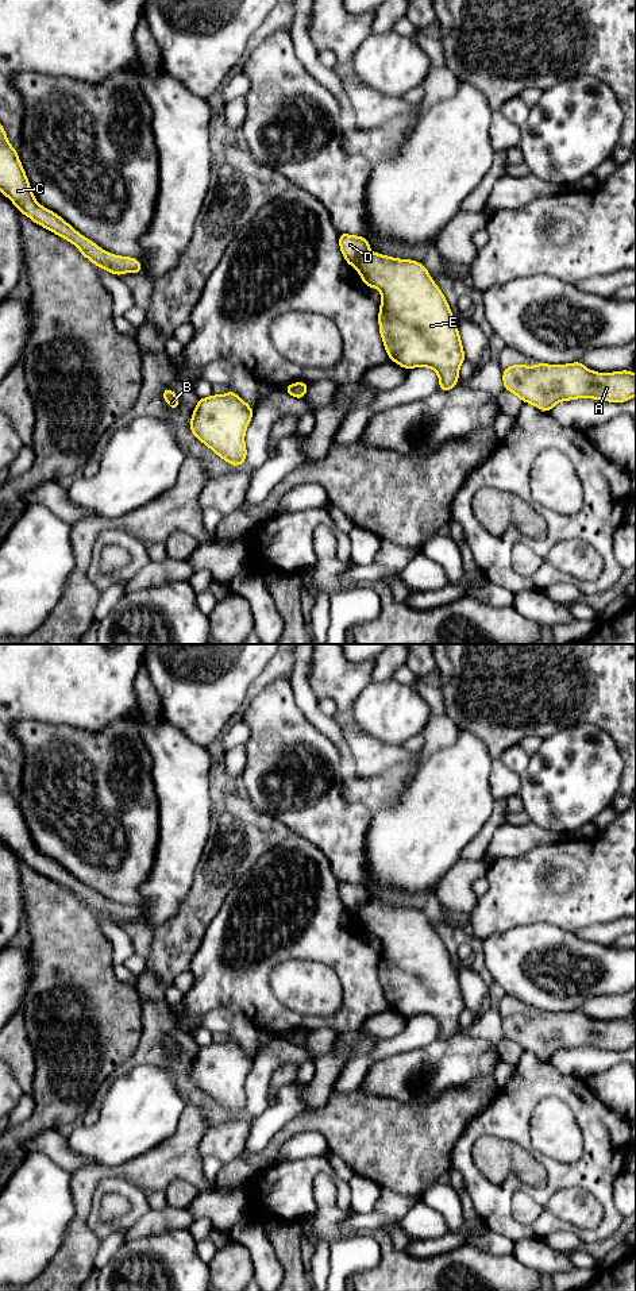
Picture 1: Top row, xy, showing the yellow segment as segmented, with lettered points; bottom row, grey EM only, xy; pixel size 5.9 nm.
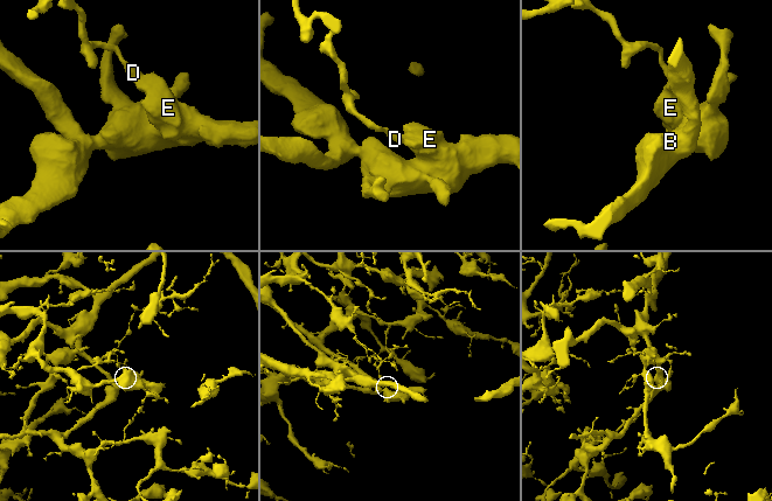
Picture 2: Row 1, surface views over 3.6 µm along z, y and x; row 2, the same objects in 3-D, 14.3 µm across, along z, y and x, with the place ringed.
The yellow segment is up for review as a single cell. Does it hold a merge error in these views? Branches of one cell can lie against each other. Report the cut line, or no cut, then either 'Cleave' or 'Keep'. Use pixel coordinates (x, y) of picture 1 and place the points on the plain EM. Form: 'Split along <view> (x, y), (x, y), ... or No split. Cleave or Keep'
Split along xy (366, 901), (354, 914). Cleave

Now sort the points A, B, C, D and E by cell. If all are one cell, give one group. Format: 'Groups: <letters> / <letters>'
Groups: A B C E / D

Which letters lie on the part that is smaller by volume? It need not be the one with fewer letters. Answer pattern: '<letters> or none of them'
D

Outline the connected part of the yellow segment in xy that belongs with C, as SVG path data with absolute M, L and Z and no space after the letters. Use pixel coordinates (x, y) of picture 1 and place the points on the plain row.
M0 772L0 840L8 845L19 860L30 866L35 872L54 880L62 887L73 891L80 901L100 918L107 918L117 925L123 921L142 922L140 909L138 906L120 905L107 901L90 887L81 883L70 875L55 860L42 855L34 845L27 822L7 782Z

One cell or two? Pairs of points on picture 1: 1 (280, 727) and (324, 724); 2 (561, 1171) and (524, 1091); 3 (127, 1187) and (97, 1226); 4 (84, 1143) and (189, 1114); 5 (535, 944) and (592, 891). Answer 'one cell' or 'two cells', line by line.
1: two cells
2: one cell
3: one cell
4: two cells
5: two cells

